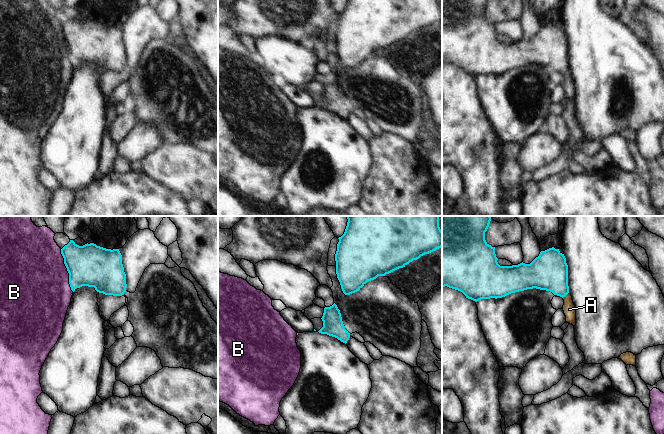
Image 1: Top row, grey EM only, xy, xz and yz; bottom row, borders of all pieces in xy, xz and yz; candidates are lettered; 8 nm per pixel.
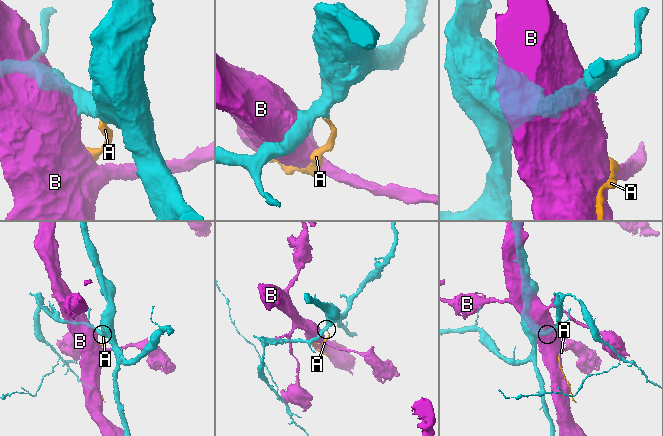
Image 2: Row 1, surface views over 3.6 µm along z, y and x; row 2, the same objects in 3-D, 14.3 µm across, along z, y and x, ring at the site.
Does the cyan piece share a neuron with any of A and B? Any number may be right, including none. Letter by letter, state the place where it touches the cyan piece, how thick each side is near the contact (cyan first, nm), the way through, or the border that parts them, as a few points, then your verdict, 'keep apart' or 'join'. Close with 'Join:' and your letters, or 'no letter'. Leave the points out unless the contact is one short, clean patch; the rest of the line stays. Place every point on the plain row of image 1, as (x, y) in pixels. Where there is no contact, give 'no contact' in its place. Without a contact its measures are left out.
A: yz (565, 71) | 300/100 nm | across yz (549, 47), (565, 71), (569, 85) | join
B: xy (67, 46) | 340/500 nm | keep apart
Join: A

